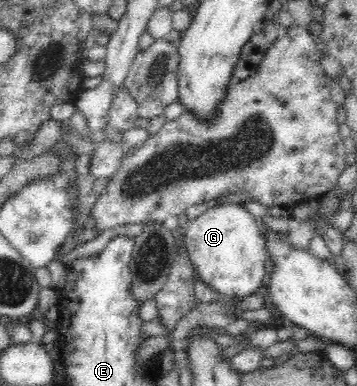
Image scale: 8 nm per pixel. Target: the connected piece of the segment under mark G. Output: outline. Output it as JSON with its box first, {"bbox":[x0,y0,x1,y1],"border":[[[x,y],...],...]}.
{"bbox":[186,203,267,302],"border":[[[224,203],[208,208],[186,226],[187,254],[196,274],[222,297],[233,298],[234,302],[262,289],[267,253],[264,235],[258,232],[258,223],[243,204]]]}

